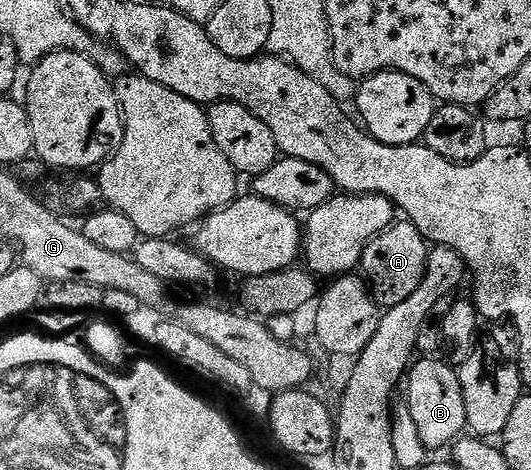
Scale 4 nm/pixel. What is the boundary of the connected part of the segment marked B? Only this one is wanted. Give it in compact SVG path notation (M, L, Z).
M438 356L419 357L411 365L404 382L404 401L410 405L412 420L416 420L420 440L424 440L427 451L430 452L440 449L441 446L449 447L467 429L464 396L457 369L449 361L441 362L440 359Z

